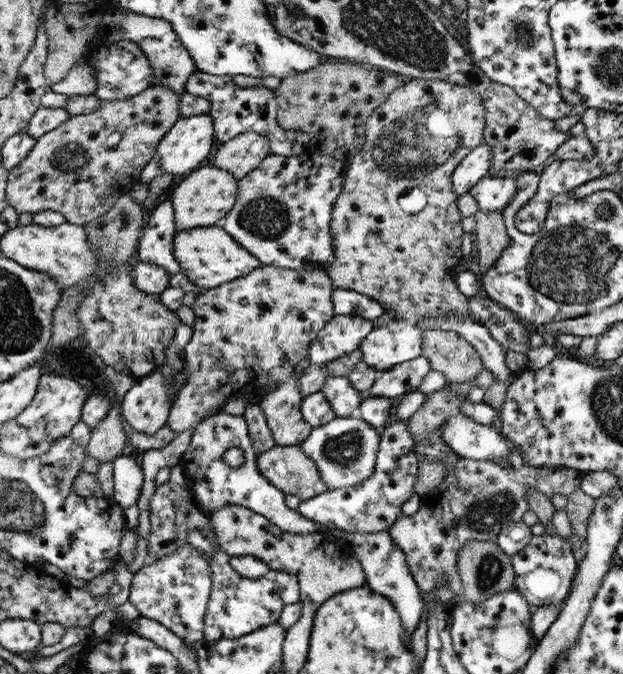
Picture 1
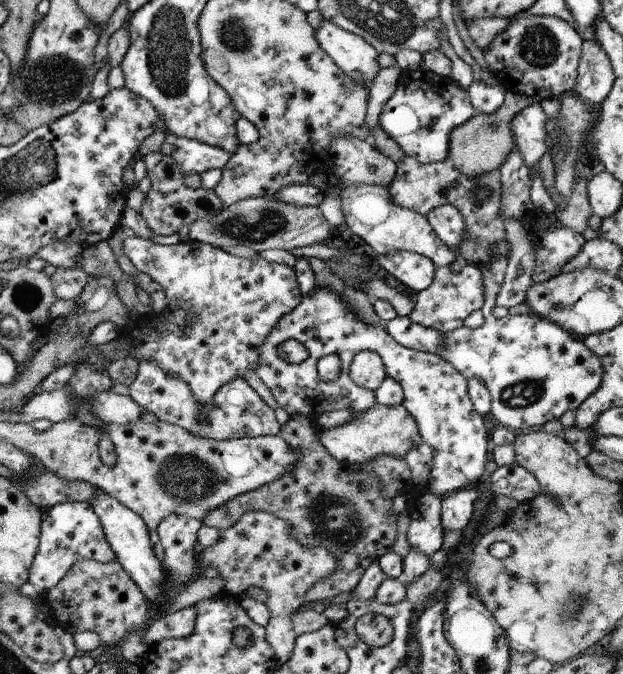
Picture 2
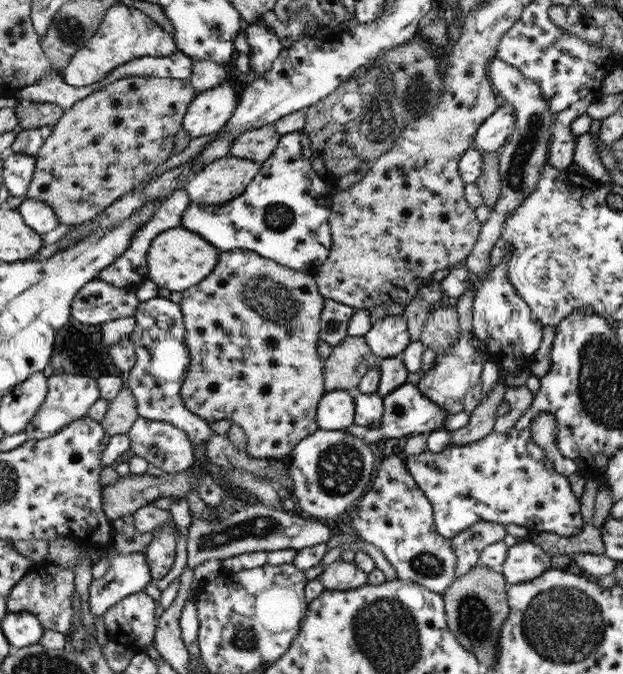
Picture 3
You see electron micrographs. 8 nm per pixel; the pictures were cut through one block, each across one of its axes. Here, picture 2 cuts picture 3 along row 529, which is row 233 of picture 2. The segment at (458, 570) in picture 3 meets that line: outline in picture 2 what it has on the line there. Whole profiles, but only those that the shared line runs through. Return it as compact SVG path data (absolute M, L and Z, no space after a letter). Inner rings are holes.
M406 154L397 163L397 175L389 184L388 192L396 206L415 210L426 216L434 208L451 204L458 209L466 224L466 234L460 242L460 254L463 262L484 268L492 260L492 246L506 238L504 221L500 218L500 171L486 172L478 178L466 178L454 168L451 158L432 164L420 164Z

